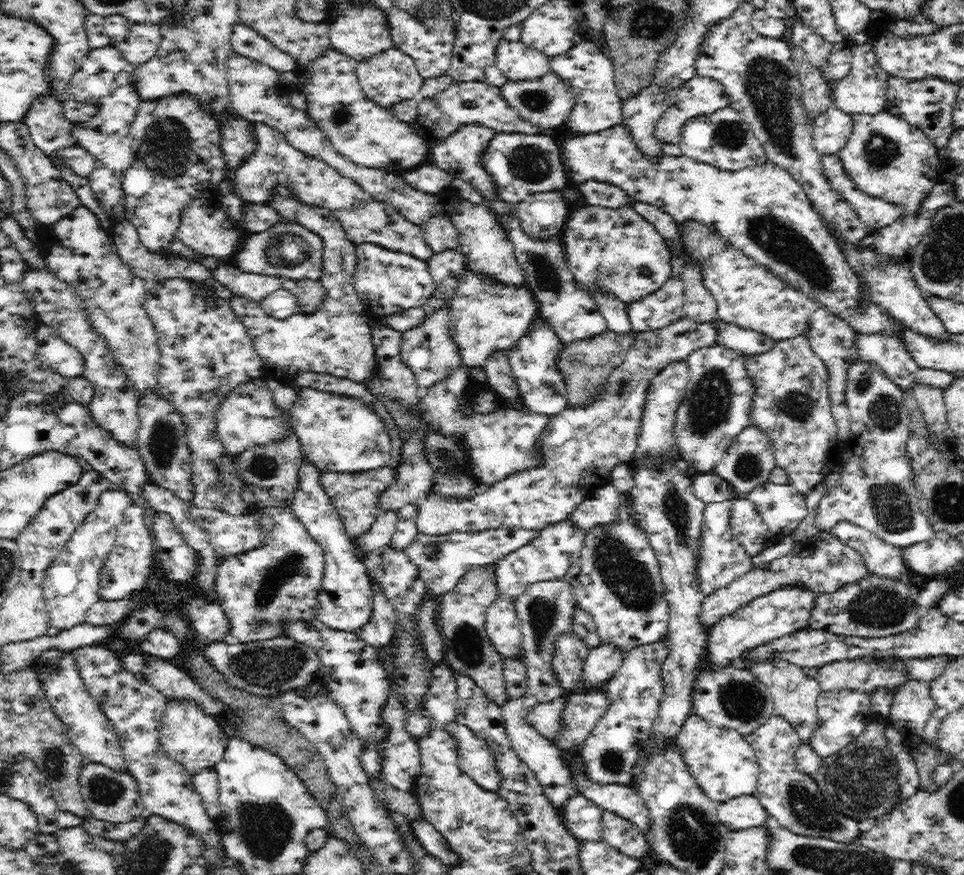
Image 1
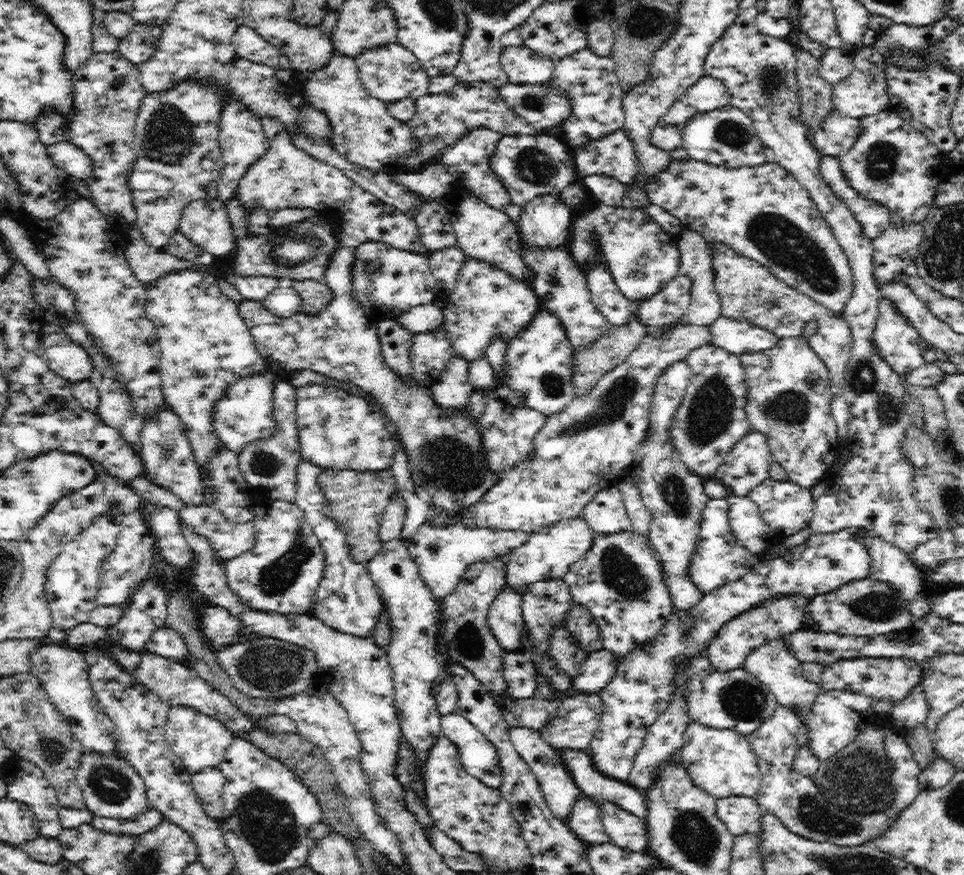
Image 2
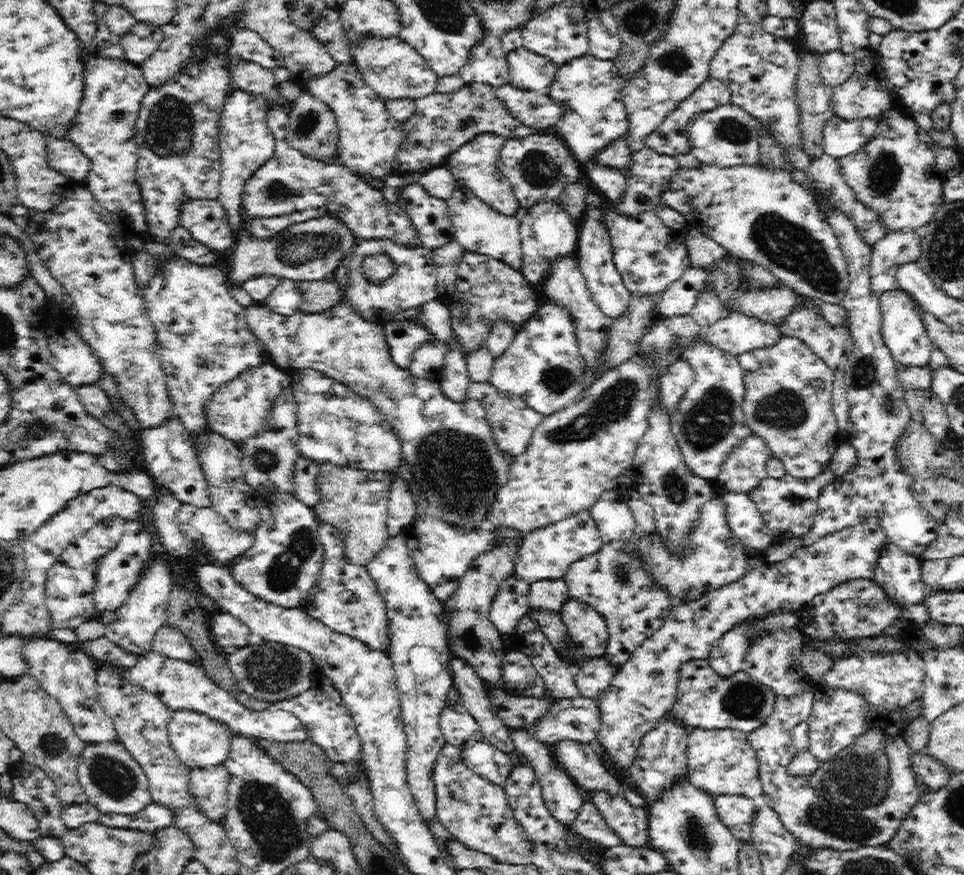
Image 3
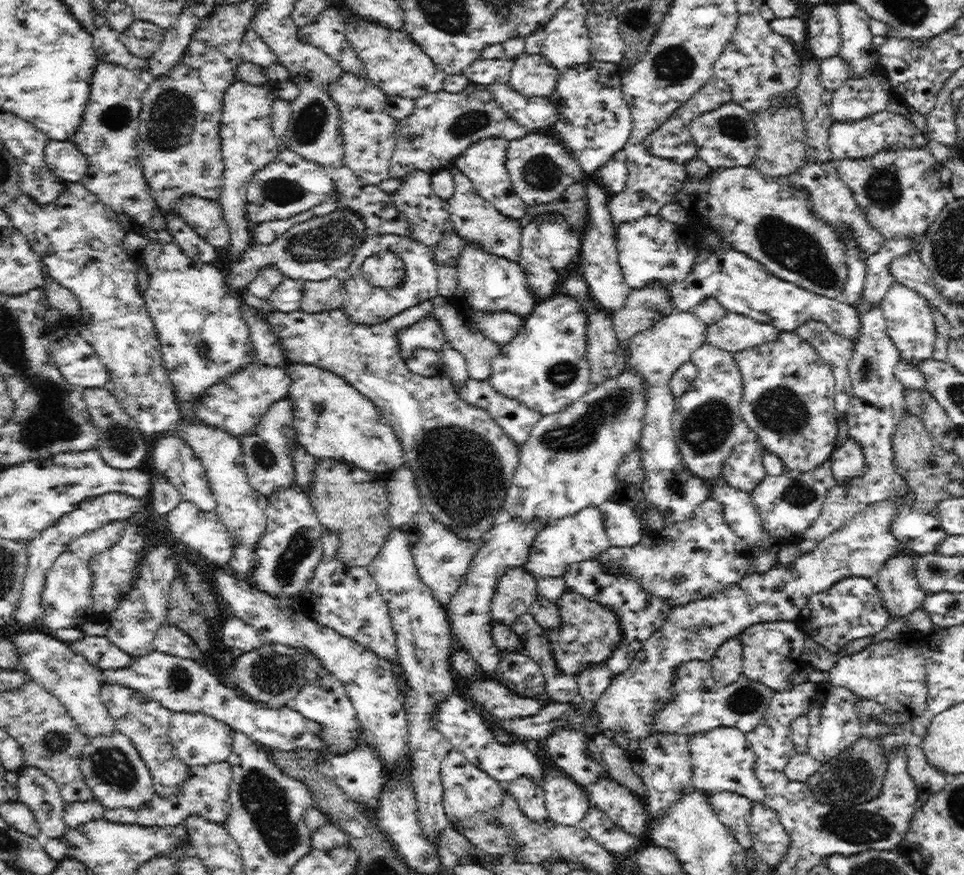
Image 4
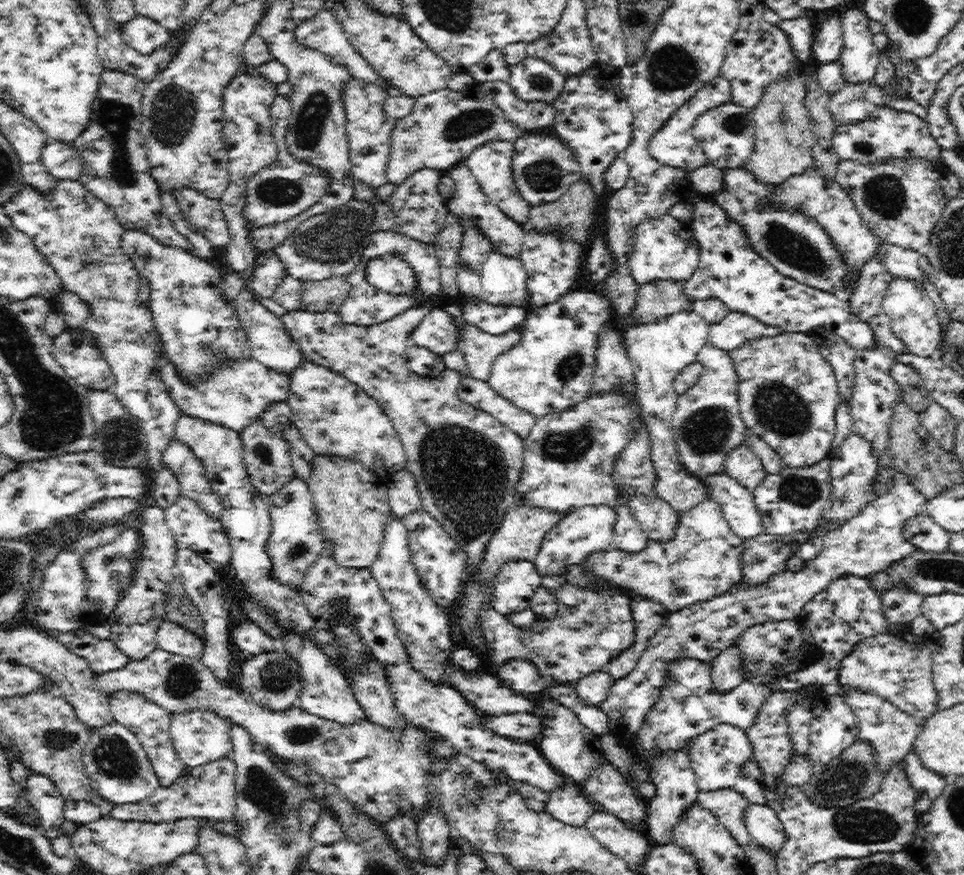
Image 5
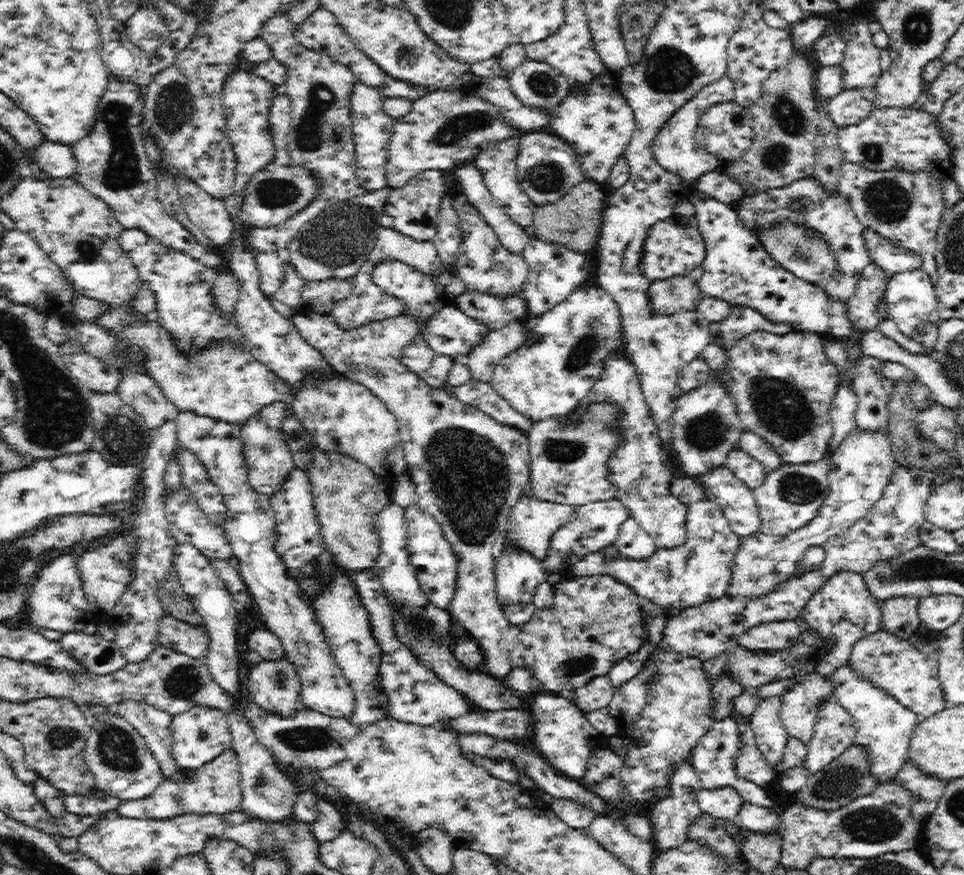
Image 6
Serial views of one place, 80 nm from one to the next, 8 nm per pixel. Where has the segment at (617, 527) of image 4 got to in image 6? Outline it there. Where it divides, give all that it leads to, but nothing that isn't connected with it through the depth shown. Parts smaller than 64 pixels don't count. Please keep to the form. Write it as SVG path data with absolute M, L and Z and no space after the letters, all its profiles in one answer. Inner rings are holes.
M634 518L622 523L614 544L621 550L624 558L638 562L650 560L660 550L654 538Z

